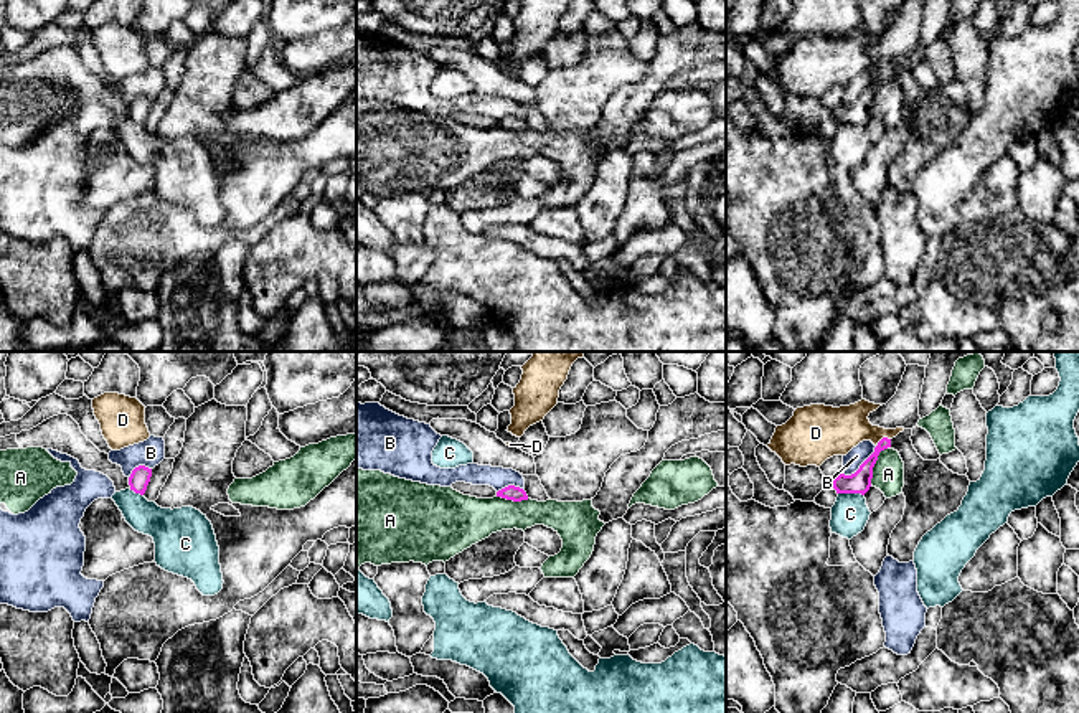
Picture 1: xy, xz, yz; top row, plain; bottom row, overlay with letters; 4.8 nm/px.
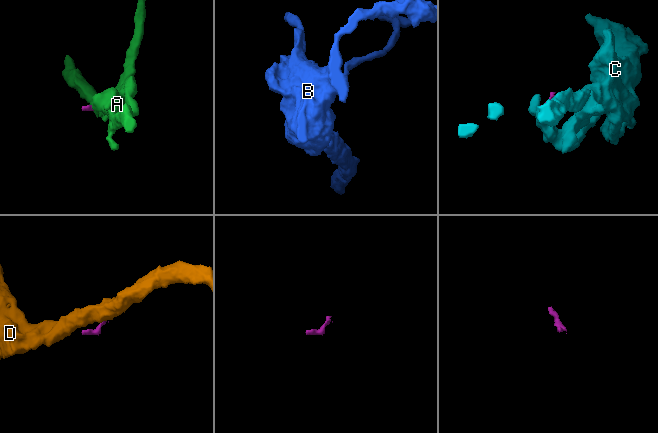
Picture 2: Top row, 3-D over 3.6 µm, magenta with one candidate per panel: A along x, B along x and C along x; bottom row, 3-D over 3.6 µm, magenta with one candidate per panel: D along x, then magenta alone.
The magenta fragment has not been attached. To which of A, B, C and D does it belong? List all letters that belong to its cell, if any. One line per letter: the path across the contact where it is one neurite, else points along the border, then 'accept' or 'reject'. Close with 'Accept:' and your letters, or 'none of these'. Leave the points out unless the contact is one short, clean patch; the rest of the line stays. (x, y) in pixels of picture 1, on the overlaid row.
A: border along yz (888, 446), (878, 456), (870, 484); reject
B: border along yz (876, 446), (853, 472), (842, 474); reject
C: border along yz (838, 492), (860, 492), (863, 495); reject
D: border along yz (890, 438), (883, 438), (876, 446); reject
Accept: none of these

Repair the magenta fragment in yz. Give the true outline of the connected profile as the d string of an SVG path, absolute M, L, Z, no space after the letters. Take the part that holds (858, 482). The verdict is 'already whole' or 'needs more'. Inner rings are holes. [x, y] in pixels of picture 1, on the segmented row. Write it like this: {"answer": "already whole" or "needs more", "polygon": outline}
{"answer": "needs more", "polygon": "M904 429L896 437L883 437L874 452L860 465L860 469L833 479L836 493L861 493L871 487L873 467L884 449L899 452L904 462L906 508L902 520L891 533L888 555L899 563L914 560L914 551L922 536L940 523L947 515L959 510L968 492L970 480L949 470L940 459L924 460L912 446L912 429Z"}

